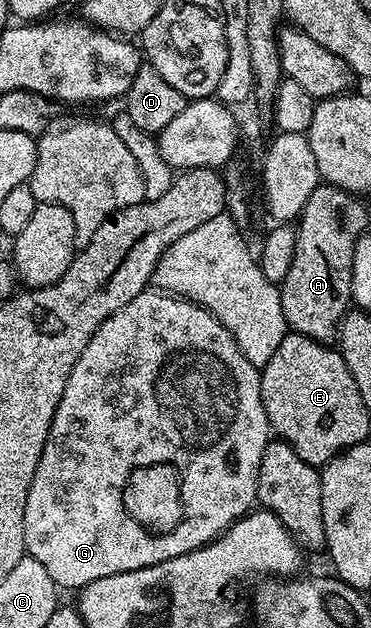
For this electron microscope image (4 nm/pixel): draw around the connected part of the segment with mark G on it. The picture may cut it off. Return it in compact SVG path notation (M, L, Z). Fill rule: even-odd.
M144 290L141 294L137 294L137 298L133 298L133 302L125 302L125 306L121 306L121 310L117 310L117 314L113 314L109 318L105 318L105 322L101 322L101 326L97 330L97 334L93 334L93 338L89 338L89 346L85 346L85 350L81 350L81 358L77 358L77 366L73 366L73 374L69 374L69 382L65 382L65 394L61 394L61 402L57 406L57 410L53 414L53 422L49 426L49 434L45 442L45 450L41 450L41 458L37 462L37 470L33 474L33 482L29 486L29 498L25 498L25 522L23 523L23 533L25 534L25 552L26 555L32 556L37 562L41 562L41 566L45 566L45 570L49 570L49 578L53 578L53 582L60 588L72 588L78 590L86 586L89 582L97 582L97 578L109 578L109 574L125 574L129 570L141 570L145 566L157 566L157 562L165 562L169 558L177 558L181 554L189 554L193 550L203 547L214 540L216 536L222 536L240 516L246 516L248 512L252 511L253 505L256 503L257 497L255 491L257 490L257 474L261 466L261 458L265 454L265 446L269 439L269 425L267 423L267 415L265 414L265 406L261 402L261 382L259 381L260 369L249 362L245 358L245 354L239 349L237 342L234 340L232 334L221 324L221 322L210 313L209 310L202 308L202 306L194 304L193 301L184 300L180 296L168 295L164 291L158 290ZM177 450L181 452L199 452L201 456L191 456L193 464L195 464L195 492L193 500L185 500L185 514L180 514L179 518L175 520L173 526L169 526L173 532L153 532L137 514L133 516L129 510L125 510L125 494L131 496L131 476L139 470L149 470L147 462L153 458L153 454L159 452L173 452Z

